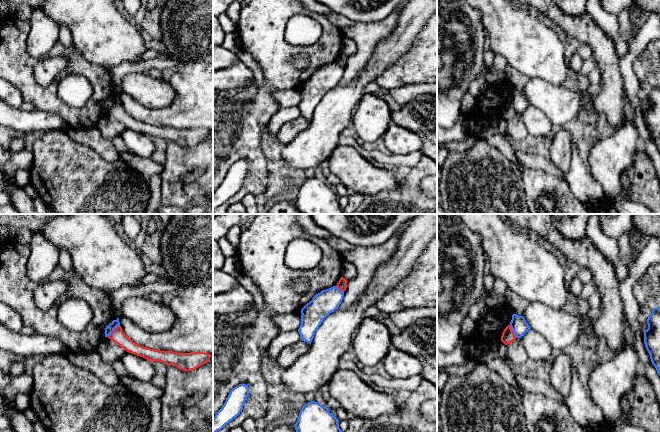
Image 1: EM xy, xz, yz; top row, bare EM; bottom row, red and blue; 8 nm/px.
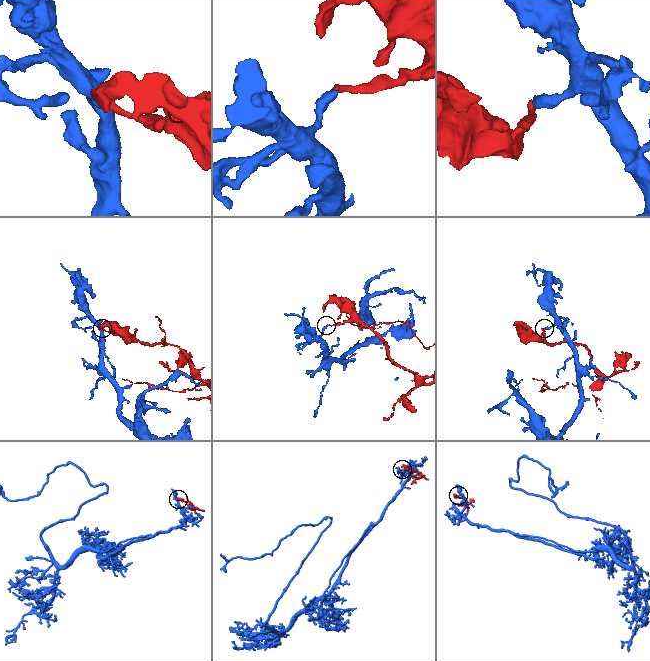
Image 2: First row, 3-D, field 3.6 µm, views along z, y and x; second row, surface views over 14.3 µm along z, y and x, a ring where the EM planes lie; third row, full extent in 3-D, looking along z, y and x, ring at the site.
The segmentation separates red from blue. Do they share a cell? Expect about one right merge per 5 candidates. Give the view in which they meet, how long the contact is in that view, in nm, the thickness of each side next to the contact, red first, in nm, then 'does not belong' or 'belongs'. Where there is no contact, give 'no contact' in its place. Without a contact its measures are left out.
contact in xy; length 140 nm; calibres 110 and 60 nm; does not belong

